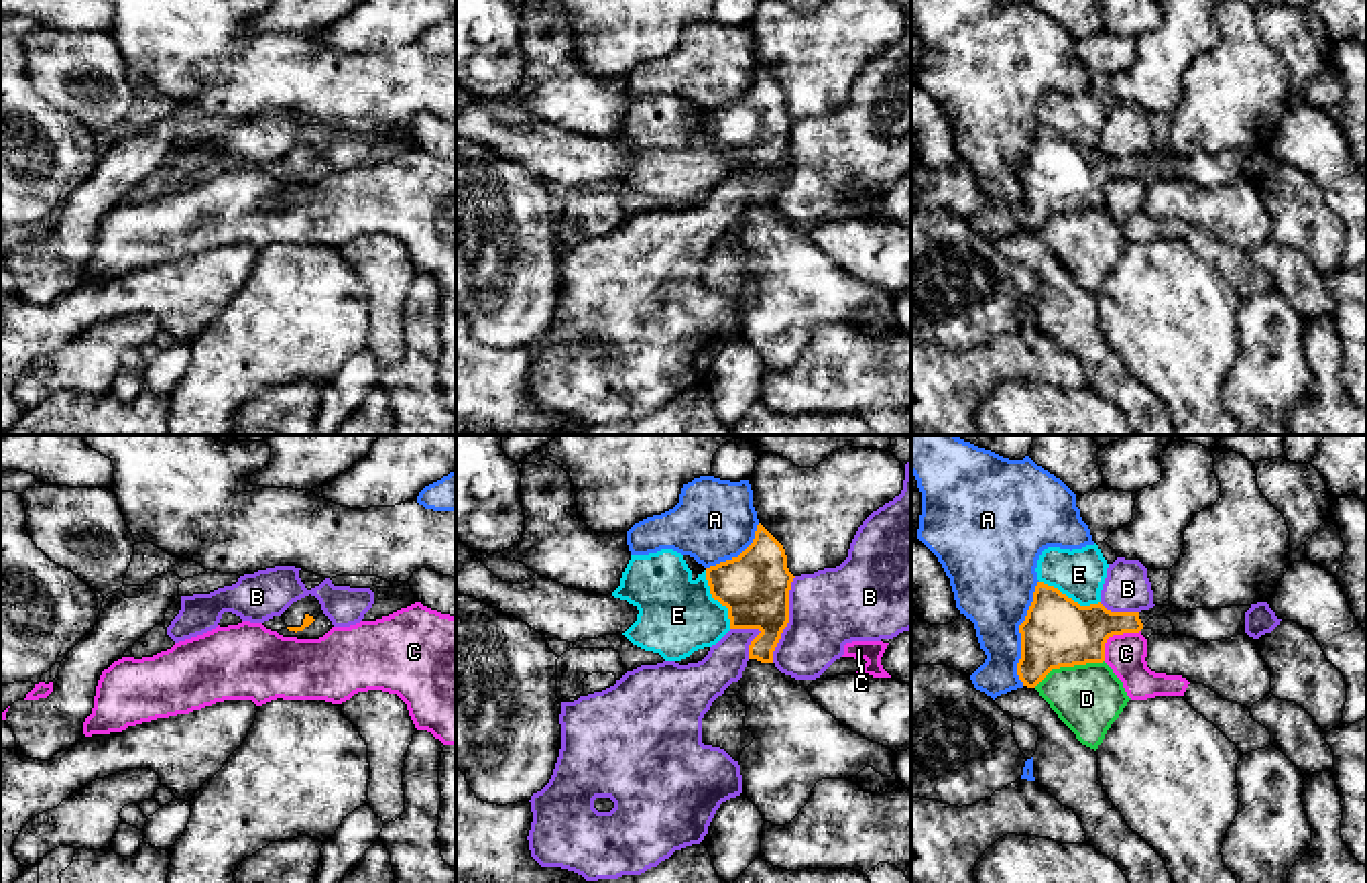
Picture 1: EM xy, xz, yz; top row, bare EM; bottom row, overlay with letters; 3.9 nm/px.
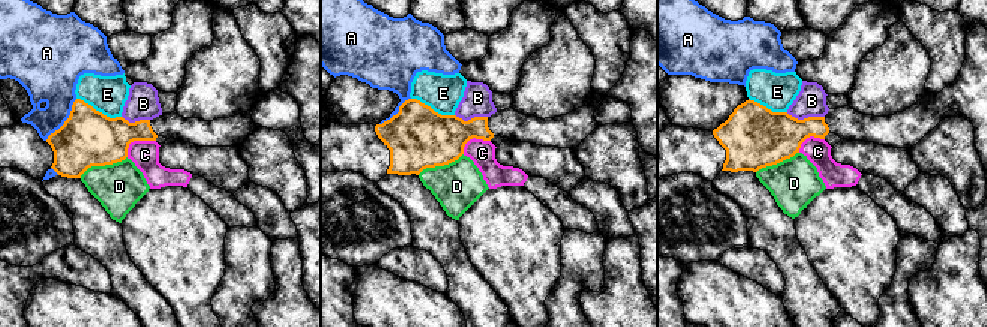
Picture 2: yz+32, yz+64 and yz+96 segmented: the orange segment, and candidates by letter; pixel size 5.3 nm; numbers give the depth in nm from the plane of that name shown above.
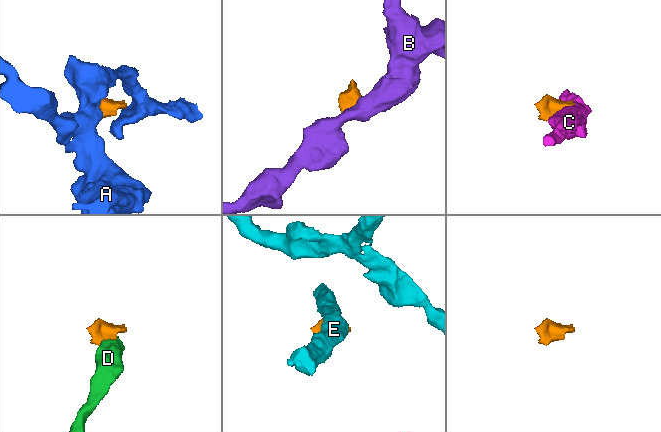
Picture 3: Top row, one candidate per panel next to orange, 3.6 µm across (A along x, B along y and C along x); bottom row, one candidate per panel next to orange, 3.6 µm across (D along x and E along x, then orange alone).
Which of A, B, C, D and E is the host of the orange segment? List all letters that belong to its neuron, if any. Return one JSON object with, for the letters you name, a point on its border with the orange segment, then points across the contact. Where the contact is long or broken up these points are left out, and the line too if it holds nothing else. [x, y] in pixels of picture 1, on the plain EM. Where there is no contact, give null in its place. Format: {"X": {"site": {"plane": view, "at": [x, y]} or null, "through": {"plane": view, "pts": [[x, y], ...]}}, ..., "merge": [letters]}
{"merge": []}

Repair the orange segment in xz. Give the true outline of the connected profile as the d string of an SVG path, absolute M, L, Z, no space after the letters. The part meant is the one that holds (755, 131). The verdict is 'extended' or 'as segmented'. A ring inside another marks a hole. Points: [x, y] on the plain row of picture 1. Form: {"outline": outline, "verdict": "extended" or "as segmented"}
{"outline": "M759 67L753 87L738 100L706 112L710 138L728 153L730 173L759 173L749 189L738 242L747 248L745 273L755 281L740 297L742 338L759 352L765 366L789 368L808 348L822 323L852 323L865 311L891 321L895 295L842 271L816 248L804 230L791 228L773 208L773 195L789 167L793 118L783 90Z", "verdict": "extended"}

